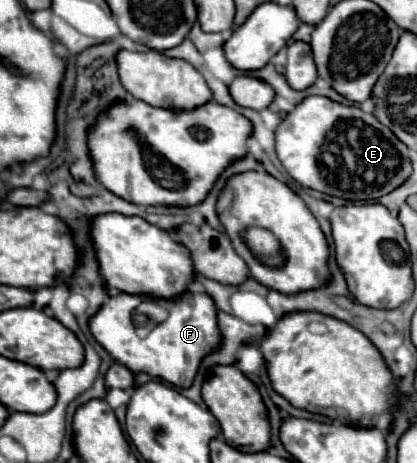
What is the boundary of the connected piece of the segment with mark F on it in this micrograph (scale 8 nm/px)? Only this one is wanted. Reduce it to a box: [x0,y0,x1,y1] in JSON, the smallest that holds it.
[90,293,222,389]

